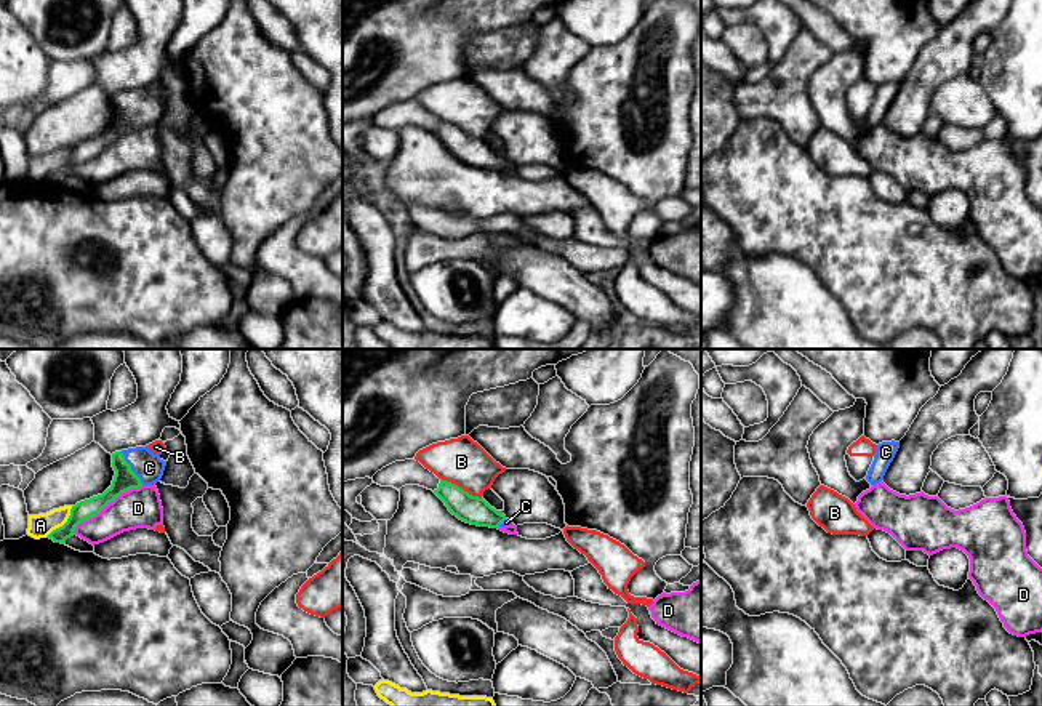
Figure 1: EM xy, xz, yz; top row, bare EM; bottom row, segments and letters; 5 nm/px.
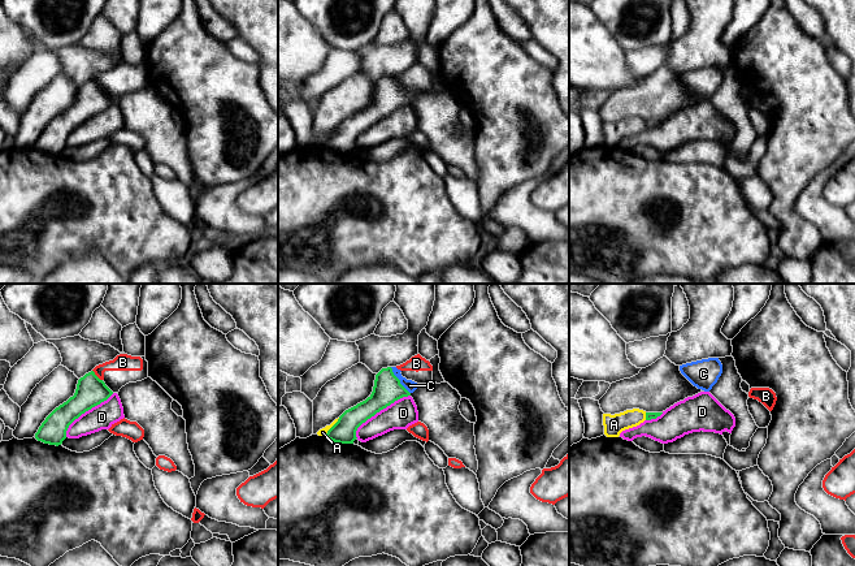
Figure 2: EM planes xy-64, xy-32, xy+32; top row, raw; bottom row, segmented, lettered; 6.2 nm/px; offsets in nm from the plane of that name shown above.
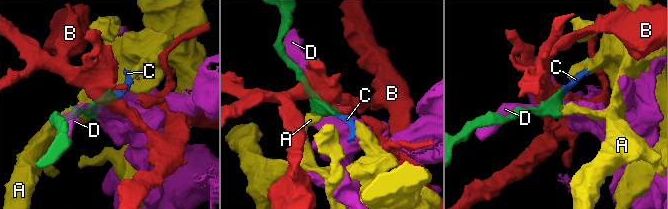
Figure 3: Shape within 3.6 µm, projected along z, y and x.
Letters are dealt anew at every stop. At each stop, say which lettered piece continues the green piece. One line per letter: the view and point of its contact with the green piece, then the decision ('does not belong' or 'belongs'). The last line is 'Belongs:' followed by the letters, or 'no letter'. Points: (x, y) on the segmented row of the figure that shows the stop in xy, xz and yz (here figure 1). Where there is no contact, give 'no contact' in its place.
A: xy (64, 524) | does not belong
B: xz (461, 489) | does not belong
C: xy (130, 468) | belongs
D: xy (106, 505) | does not belong
Belongs: C

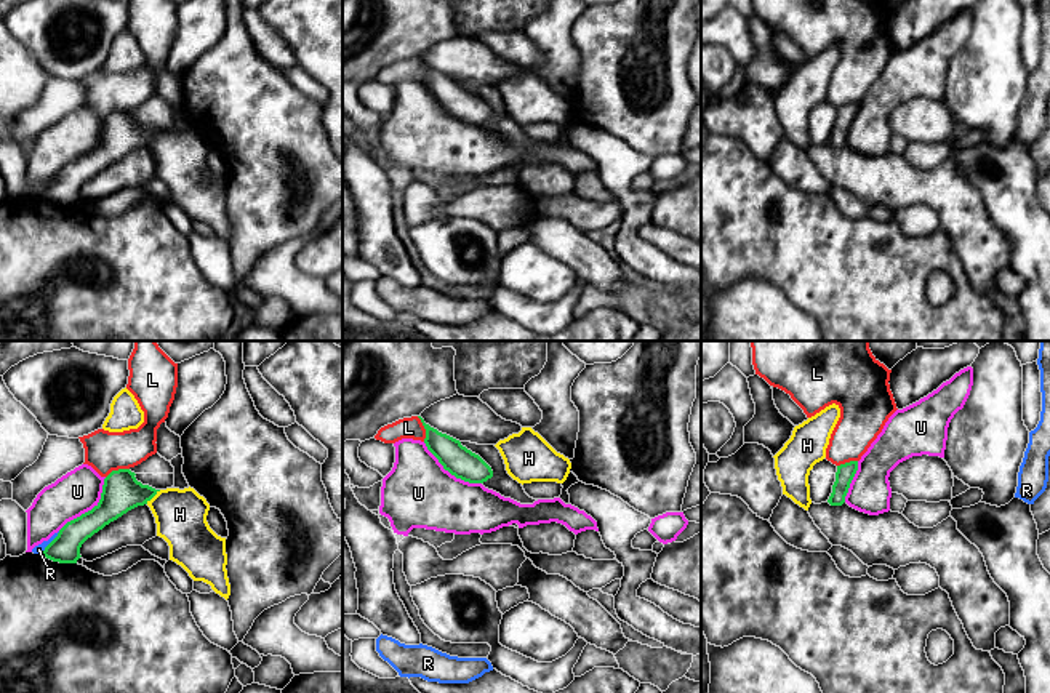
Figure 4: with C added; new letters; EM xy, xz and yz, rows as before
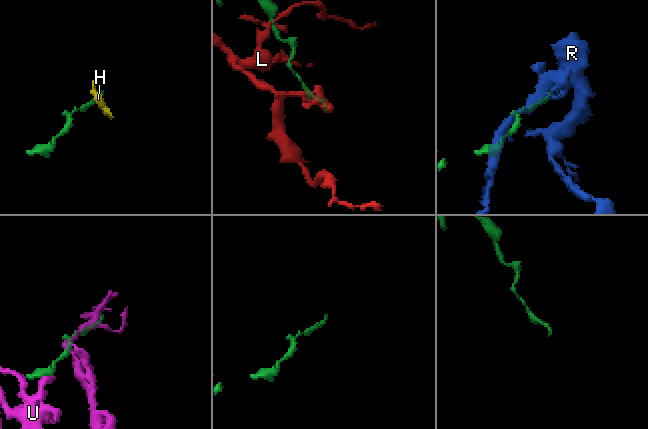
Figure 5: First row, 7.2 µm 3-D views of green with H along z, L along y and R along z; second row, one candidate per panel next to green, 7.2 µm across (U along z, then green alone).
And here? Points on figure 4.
H: xy (152, 496) | does not belong
L: xz (424, 428) | does not belong
R: xy (50, 543) | does not belong
U: xy (92, 509) | does not belong
Belongs: no letter

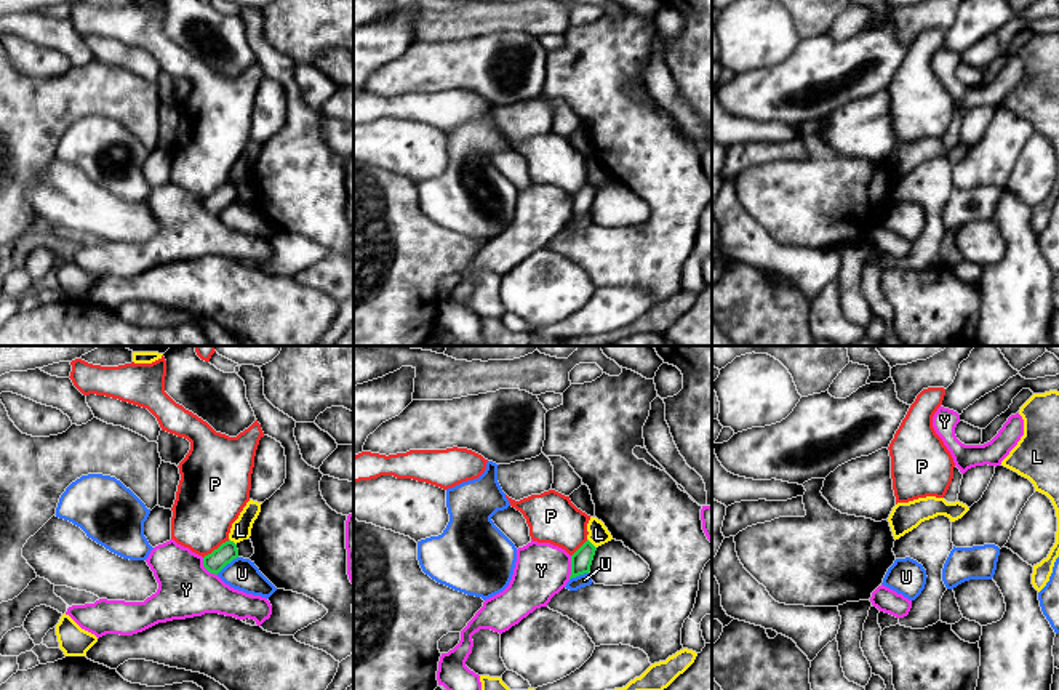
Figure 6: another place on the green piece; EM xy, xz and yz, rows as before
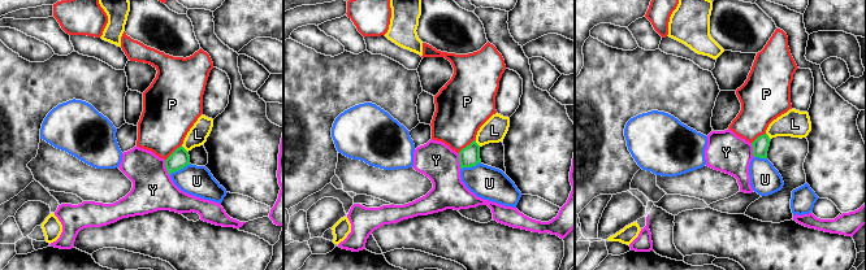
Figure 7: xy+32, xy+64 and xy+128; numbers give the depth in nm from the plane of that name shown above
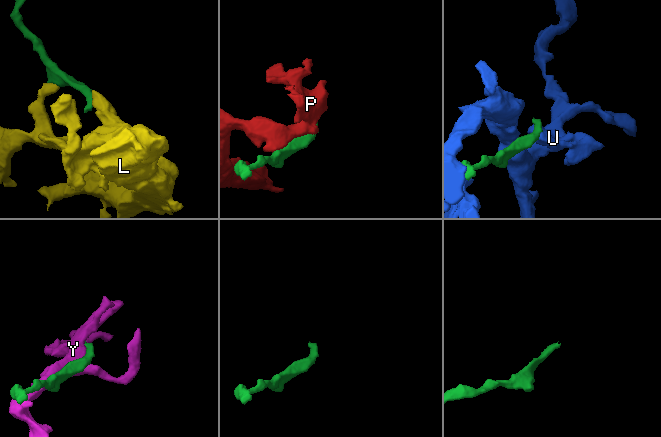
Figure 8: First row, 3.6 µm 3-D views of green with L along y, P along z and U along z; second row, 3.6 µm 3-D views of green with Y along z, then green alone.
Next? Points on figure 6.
L: xz (591, 543) | does not belong
P: xy (218, 548) | does not belong
U: xy (226, 564) | does not belong
Y: xz (571, 567) | does not belong
Belongs: no letter

